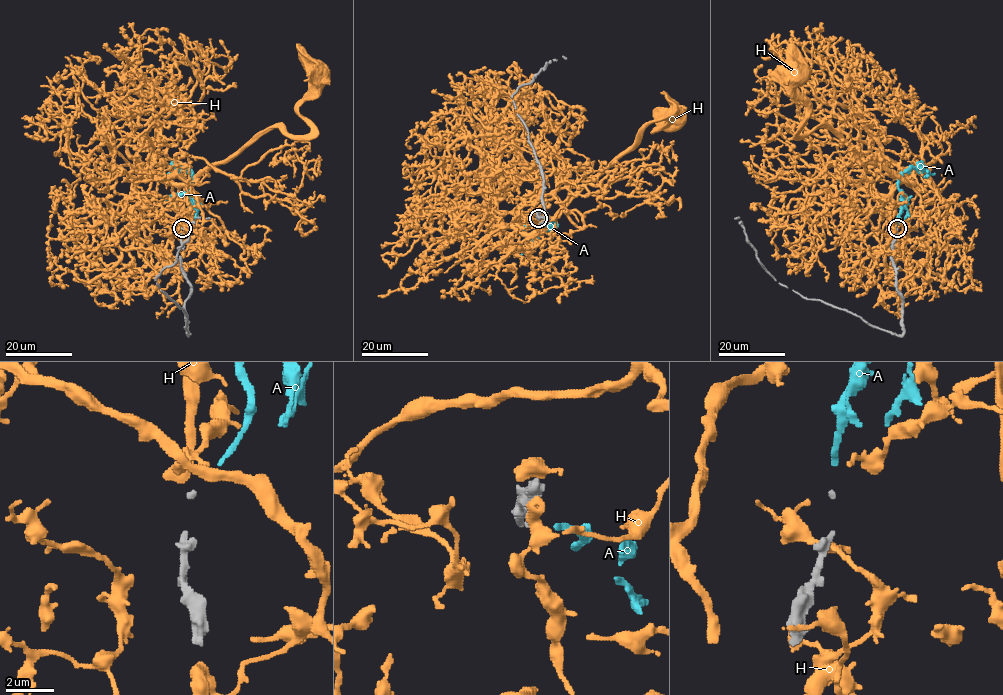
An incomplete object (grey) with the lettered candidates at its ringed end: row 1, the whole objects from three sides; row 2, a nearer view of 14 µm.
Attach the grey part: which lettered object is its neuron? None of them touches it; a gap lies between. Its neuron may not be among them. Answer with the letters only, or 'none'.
A

